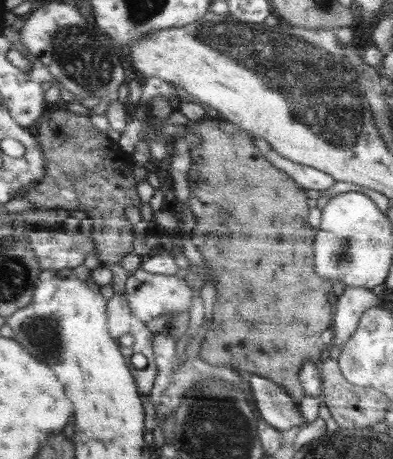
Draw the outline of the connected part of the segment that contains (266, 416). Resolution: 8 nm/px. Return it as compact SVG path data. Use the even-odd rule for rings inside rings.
M252 375L248 382L262 420L281 431L300 424L303 417L300 405L294 402L280 384L260 375Z

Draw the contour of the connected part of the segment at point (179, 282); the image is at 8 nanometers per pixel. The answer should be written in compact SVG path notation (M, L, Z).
M141 269L131 273L125 285L125 294L132 314L145 323L163 314L169 314L169 318L172 318L173 315L187 309L189 311L195 293L198 293L198 291L195 292L188 286L183 278L175 275L150 274L150 272L144 272Z

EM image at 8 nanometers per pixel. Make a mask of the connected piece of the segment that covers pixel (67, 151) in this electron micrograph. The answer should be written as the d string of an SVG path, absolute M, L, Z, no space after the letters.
M58 110L47 113L35 128L39 143L46 156L45 176L40 182L30 185L25 192L24 200L34 205L35 210L65 209L82 211L94 221L94 231L112 229L115 231L133 232L133 224L125 218L128 206L140 207L140 198L136 194L136 180L132 176L132 154L124 152L108 138L96 130L88 116L76 115L69 110Z

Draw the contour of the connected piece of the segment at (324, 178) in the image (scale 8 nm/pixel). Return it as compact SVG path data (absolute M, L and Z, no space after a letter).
M275 150L266 152L265 159L285 172L290 178L294 179L304 190L326 190L330 188L337 180L334 180L330 174L326 174L317 168L292 162L283 156L280 156Z

